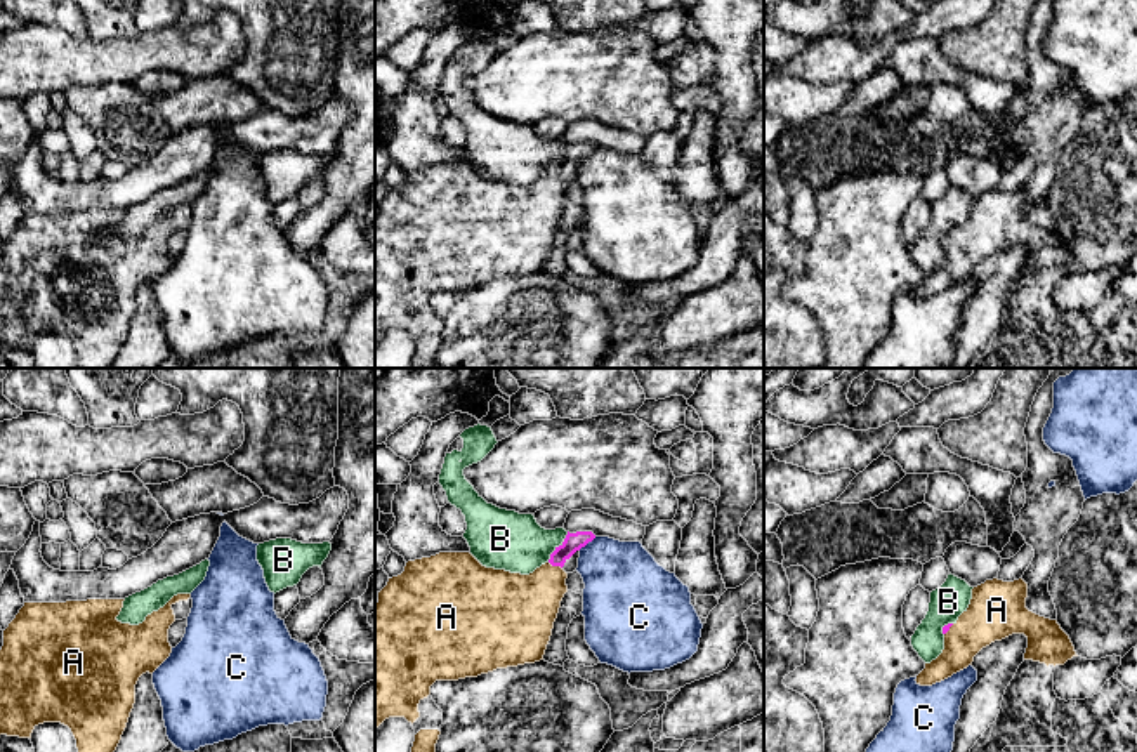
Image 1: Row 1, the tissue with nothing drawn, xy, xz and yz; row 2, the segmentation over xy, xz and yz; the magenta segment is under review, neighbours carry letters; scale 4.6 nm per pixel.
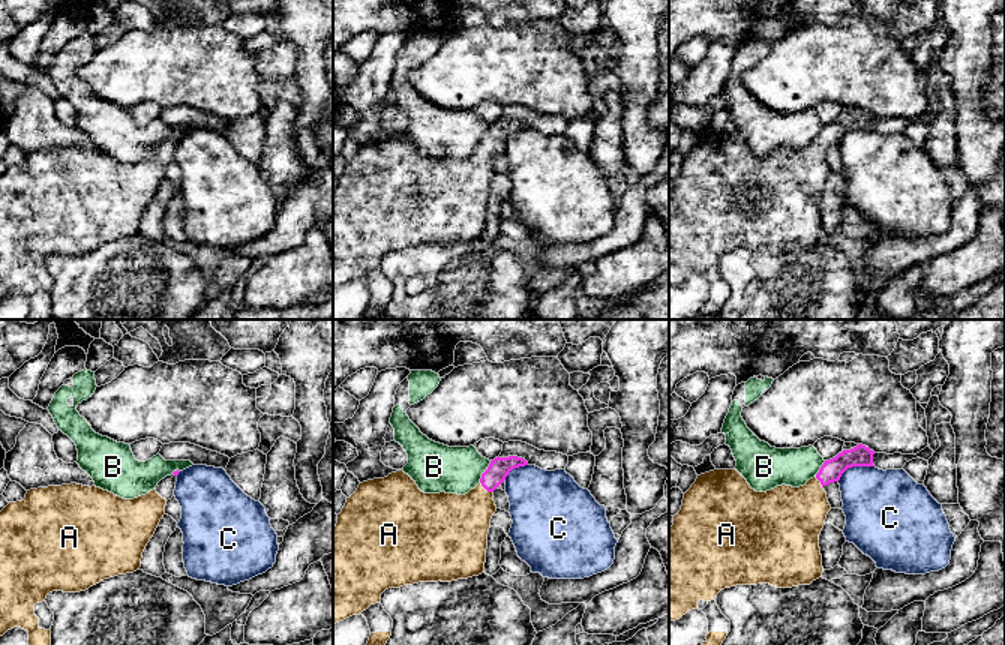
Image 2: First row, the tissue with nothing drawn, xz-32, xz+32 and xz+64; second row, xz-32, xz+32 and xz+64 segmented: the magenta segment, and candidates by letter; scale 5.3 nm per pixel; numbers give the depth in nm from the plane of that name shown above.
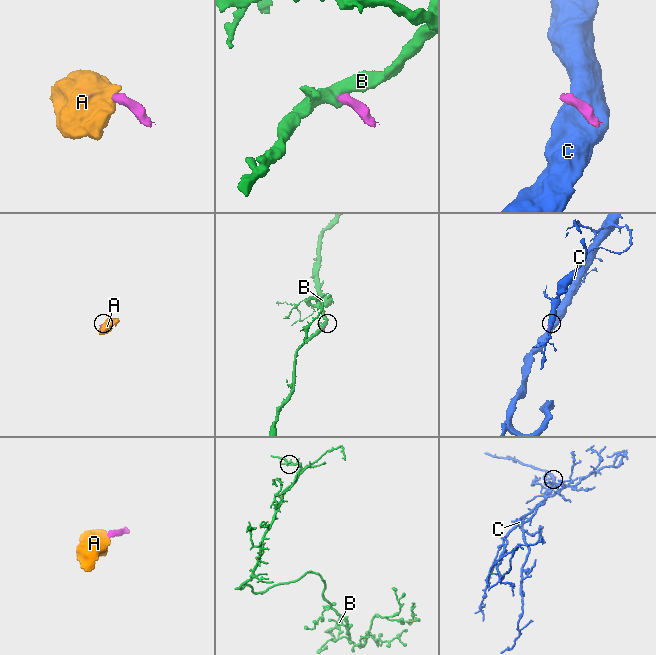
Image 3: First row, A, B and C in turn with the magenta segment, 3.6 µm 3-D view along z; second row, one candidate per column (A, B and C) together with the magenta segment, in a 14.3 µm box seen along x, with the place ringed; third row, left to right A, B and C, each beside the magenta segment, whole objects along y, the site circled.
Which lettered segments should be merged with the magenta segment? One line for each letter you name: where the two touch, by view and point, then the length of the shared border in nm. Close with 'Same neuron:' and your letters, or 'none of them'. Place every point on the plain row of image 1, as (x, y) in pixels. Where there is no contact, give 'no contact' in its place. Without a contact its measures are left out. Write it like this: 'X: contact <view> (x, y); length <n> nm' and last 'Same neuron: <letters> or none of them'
A: contact xz (556, 176); length 70 nm
Same neuron: A

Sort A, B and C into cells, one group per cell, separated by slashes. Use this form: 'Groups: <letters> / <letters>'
Groups: A / B / C

